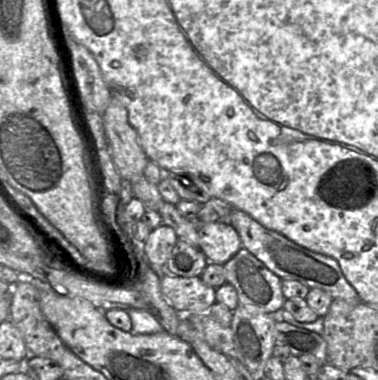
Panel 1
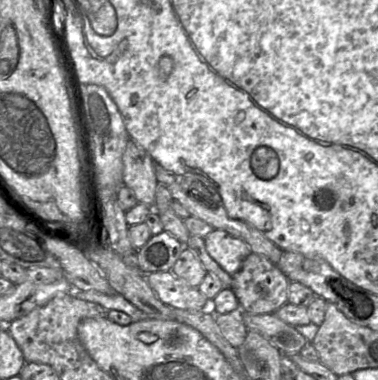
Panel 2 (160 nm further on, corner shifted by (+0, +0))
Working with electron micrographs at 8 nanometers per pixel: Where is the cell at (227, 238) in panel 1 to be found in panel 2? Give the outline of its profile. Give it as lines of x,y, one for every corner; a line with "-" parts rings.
214,229
204,241
209,255
230,275
241,268
244,259
252,252
247,243
224,230

